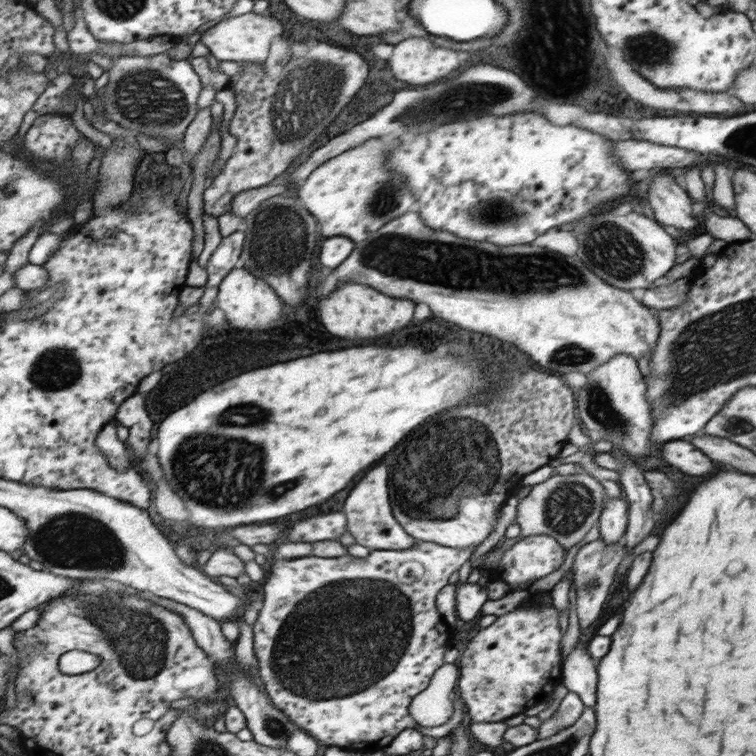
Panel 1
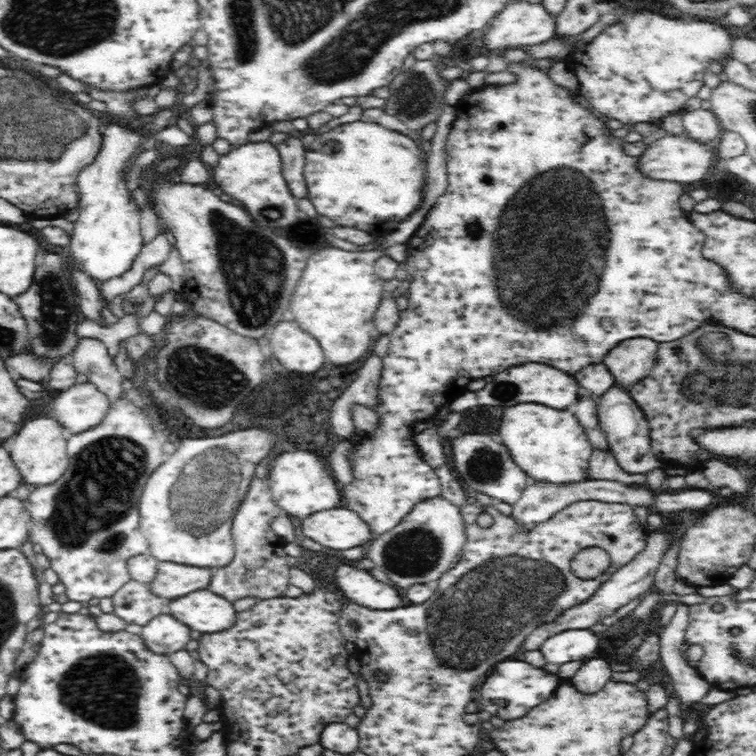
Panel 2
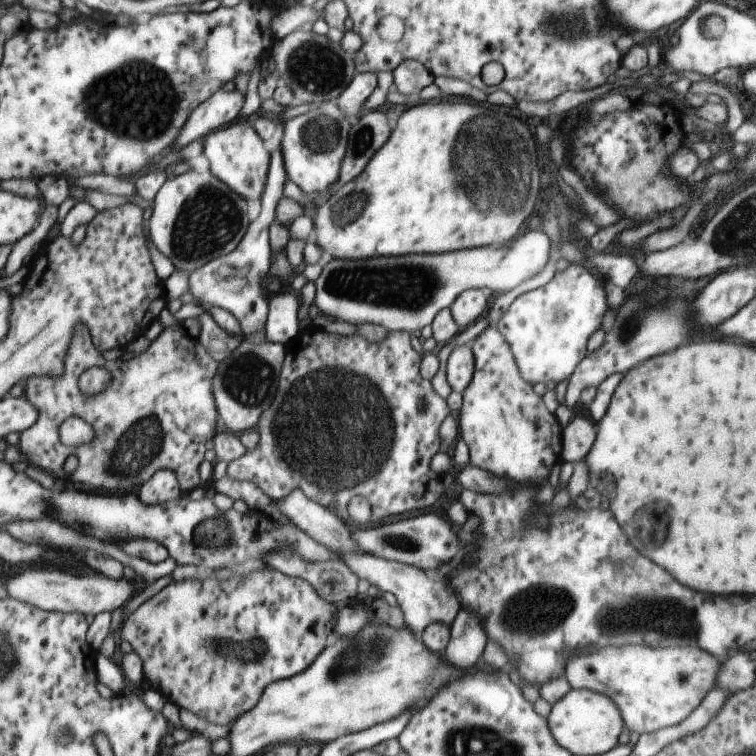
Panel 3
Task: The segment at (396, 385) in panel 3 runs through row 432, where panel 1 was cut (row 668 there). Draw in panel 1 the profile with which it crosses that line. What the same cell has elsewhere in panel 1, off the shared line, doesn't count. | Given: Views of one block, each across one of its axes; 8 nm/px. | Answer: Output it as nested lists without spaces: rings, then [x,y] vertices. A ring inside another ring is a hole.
[[[416,541],[411,548],[405,550],[372,549],[366,558],[353,558],[351,556],[315,558],[315,556],[310,555],[305,558],[295,558],[295,560],[268,559],[268,564],[265,568],[267,580],[263,584],[263,602],[258,611],[258,617],[252,626],[252,650],[257,660],[256,672],[265,686],[271,704],[279,709],[297,729],[305,731],[319,743],[325,746],[337,746],[350,751],[358,751],[363,754],[383,749],[405,728],[414,728],[421,735],[436,739],[450,734],[458,724],[466,722],[467,708],[459,696],[456,684],[455,688],[451,690],[451,694],[449,694],[453,712],[439,726],[433,726],[433,728],[419,726],[408,715],[407,708],[413,696],[416,696],[418,692],[421,692],[428,685],[434,670],[437,670],[443,664],[441,654],[445,652],[445,644],[447,644],[447,638],[449,638],[450,628],[447,628],[447,624],[439,618],[433,600],[435,600],[437,592],[447,584],[449,574],[455,572],[471,556],[474,549],[473,547],[458,549],[441,546],[434,542]]]

